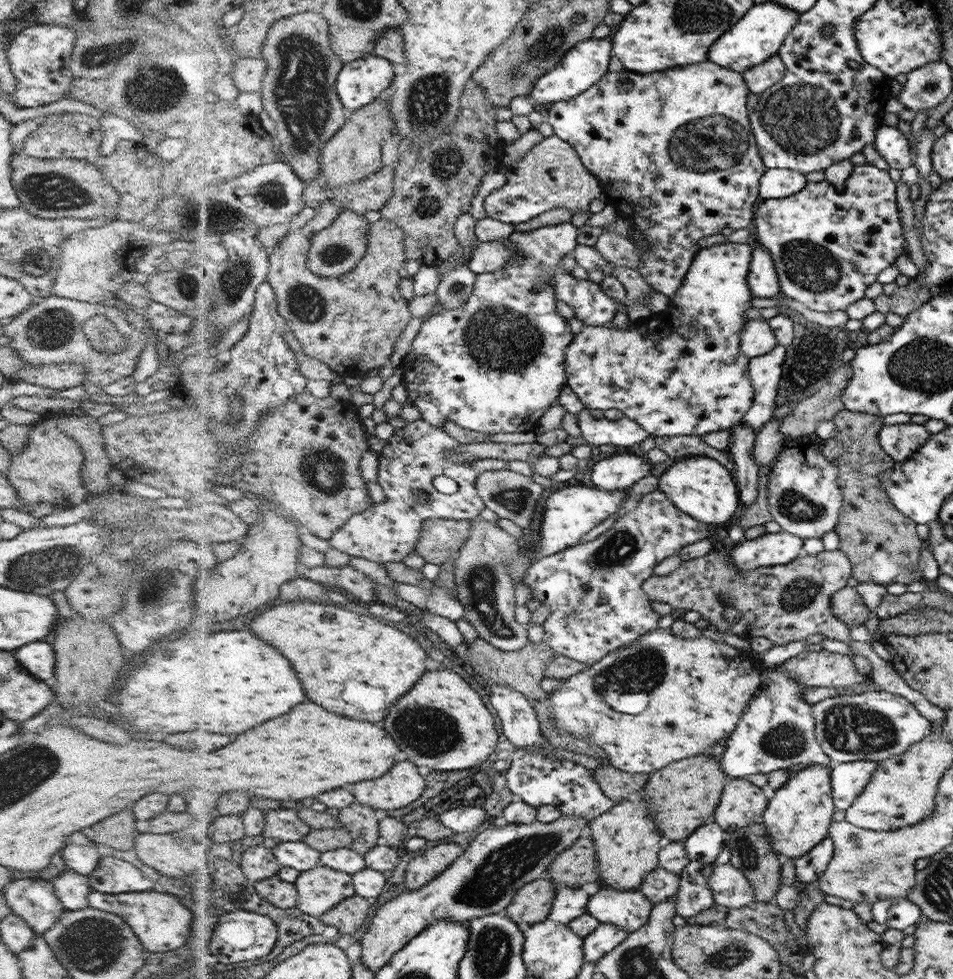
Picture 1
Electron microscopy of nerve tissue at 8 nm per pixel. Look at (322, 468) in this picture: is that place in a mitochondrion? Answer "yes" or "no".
yes

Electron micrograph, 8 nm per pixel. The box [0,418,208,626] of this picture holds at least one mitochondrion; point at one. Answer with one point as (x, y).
(51, 566)

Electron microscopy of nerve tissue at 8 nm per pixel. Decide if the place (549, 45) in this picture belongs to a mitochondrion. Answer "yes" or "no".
yes

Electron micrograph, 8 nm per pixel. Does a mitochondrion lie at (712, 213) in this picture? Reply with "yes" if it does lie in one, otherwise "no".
no

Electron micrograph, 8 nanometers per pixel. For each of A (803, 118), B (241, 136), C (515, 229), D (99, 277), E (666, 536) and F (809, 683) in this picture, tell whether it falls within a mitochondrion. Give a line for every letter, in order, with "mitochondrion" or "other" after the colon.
A: mitochondrion
B: other
C: other
D: other
E: other
F: other

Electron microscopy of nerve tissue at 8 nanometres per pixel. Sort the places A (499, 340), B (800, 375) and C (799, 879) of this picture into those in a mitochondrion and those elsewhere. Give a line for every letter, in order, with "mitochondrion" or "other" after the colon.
A: mitochondrion
B: mitochondrion
C: other

